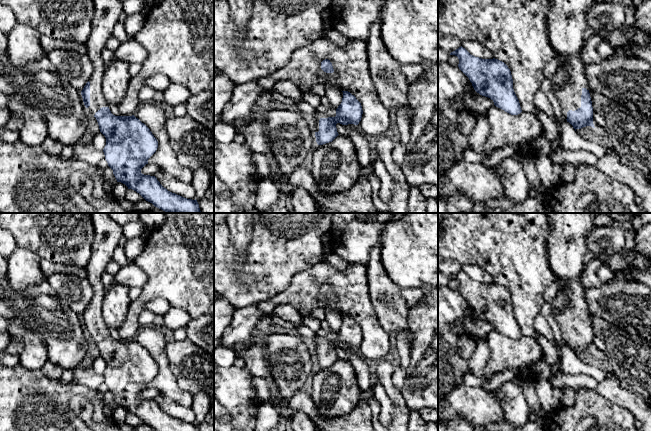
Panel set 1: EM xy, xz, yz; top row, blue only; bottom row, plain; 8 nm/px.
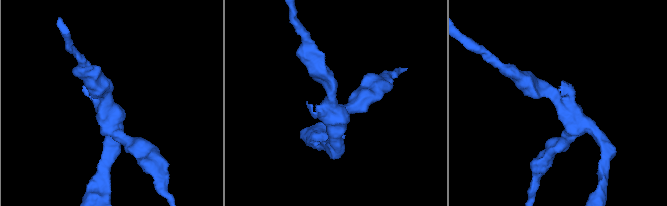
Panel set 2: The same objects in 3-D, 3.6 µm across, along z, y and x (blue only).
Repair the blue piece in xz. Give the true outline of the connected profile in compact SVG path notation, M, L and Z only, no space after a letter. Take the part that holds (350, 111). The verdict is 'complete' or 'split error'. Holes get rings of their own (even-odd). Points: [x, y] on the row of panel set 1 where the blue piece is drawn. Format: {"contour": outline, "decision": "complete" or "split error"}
{"contour": "M342 92L342 102L336 109L335 117L329 117L318 111L314 115L316 124L313 130L318 145L332 142L339 135L336 128L337 123L358 125L361 121L363 114L361 103L350 92Z", "decision": "split error"}

